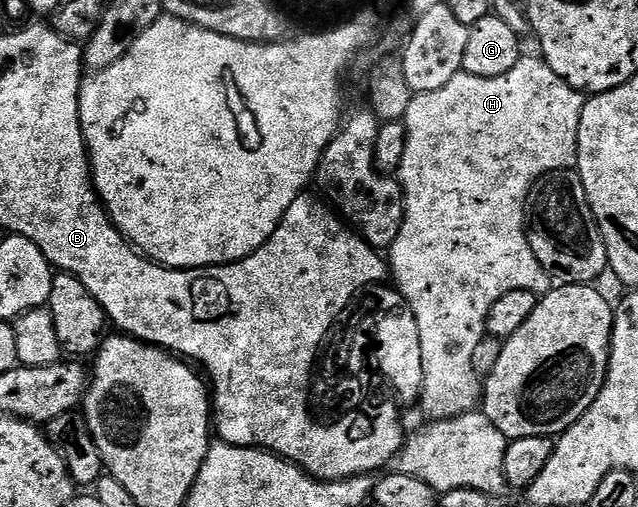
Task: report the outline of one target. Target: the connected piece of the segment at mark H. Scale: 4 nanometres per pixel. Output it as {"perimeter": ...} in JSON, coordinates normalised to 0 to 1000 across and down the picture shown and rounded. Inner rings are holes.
{"perimeter":[[[820,112],[788,152],[745,152],[719,146],[707,152],[694,176],[682,176],[676,183],[649,185],[638,207],[638,223],[632,237],[638,254],[638,294],[632,300],[629,329],[621,351],[629,363],[629,379],[635,383],[635,426],[625,452],[625,467],[607,491],[607,517],[613,550],[624,568],[633,570],[636,598],[643,600],[657,641],[657,673],[663,688],[663,728],[666,730],[666,767],[663,797],[679,822],[708,822],[730,819],[749,801],[757,779],[757,755],[738,720],[738,704],[745,698],[745,680],[762,667],[760,627],[770,617],[770,602],[788,586],[788,578],[801,578],[801,570],[826,570],[843,586],[864,570],[864,544],[845,523],[839,499],[829,481],[823,458],[823,398],[835,363],[861,337],[889,337],[903,331],[904,280],[908,278],[908,231],[914,231],[918,189],[909,179],[895,176],[871,144],[859,132],[853,114],[829,116]]]}

